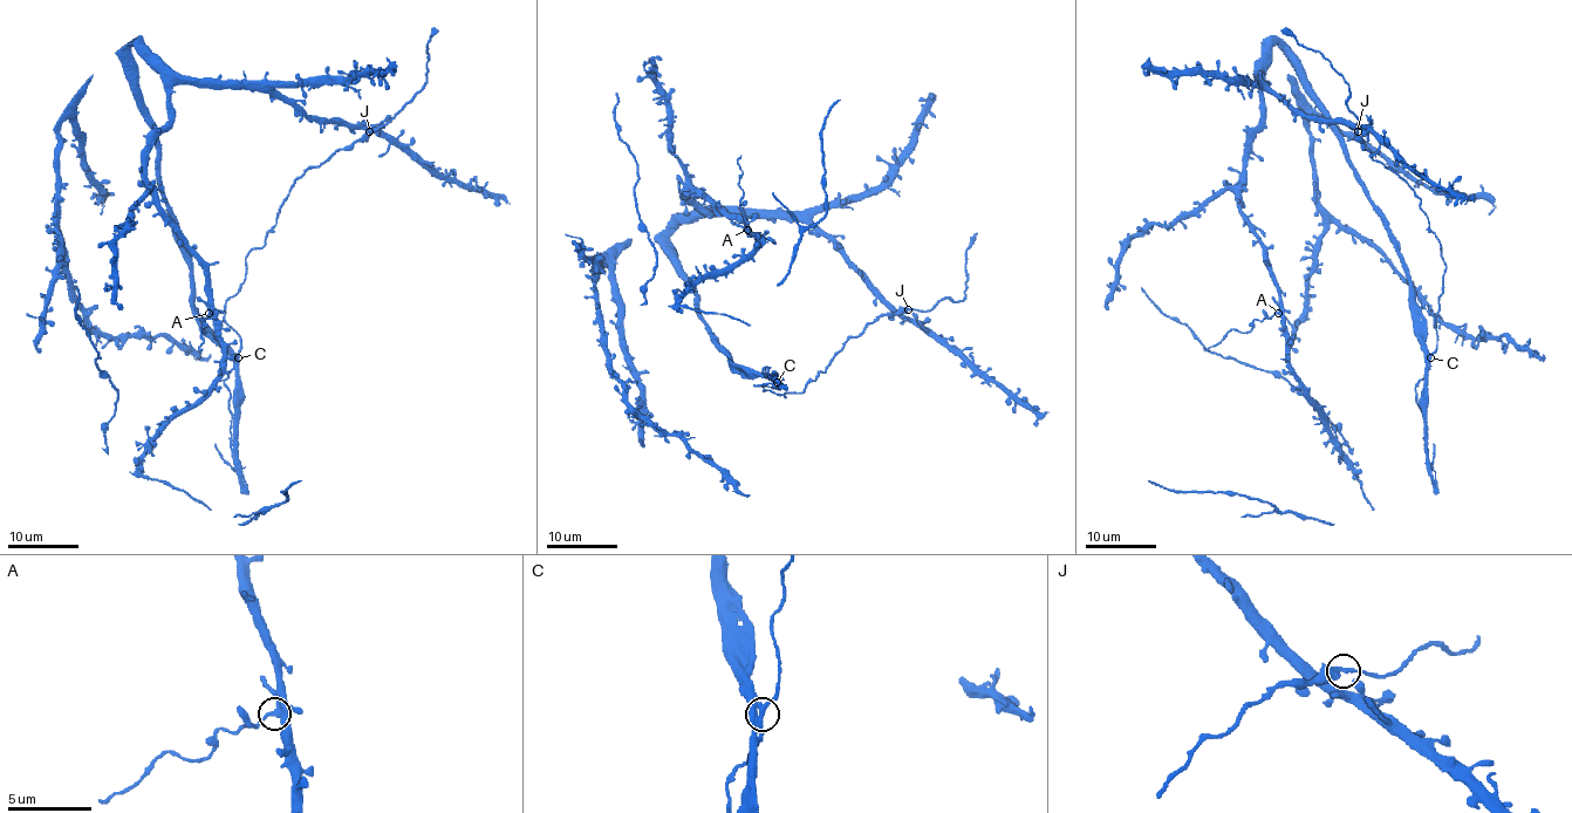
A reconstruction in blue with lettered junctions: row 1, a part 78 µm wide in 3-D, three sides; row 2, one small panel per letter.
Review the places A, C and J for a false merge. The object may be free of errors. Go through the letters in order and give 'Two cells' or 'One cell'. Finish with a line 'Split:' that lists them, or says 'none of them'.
A: Two cells
C: One cell
J: One cell
Split: A

